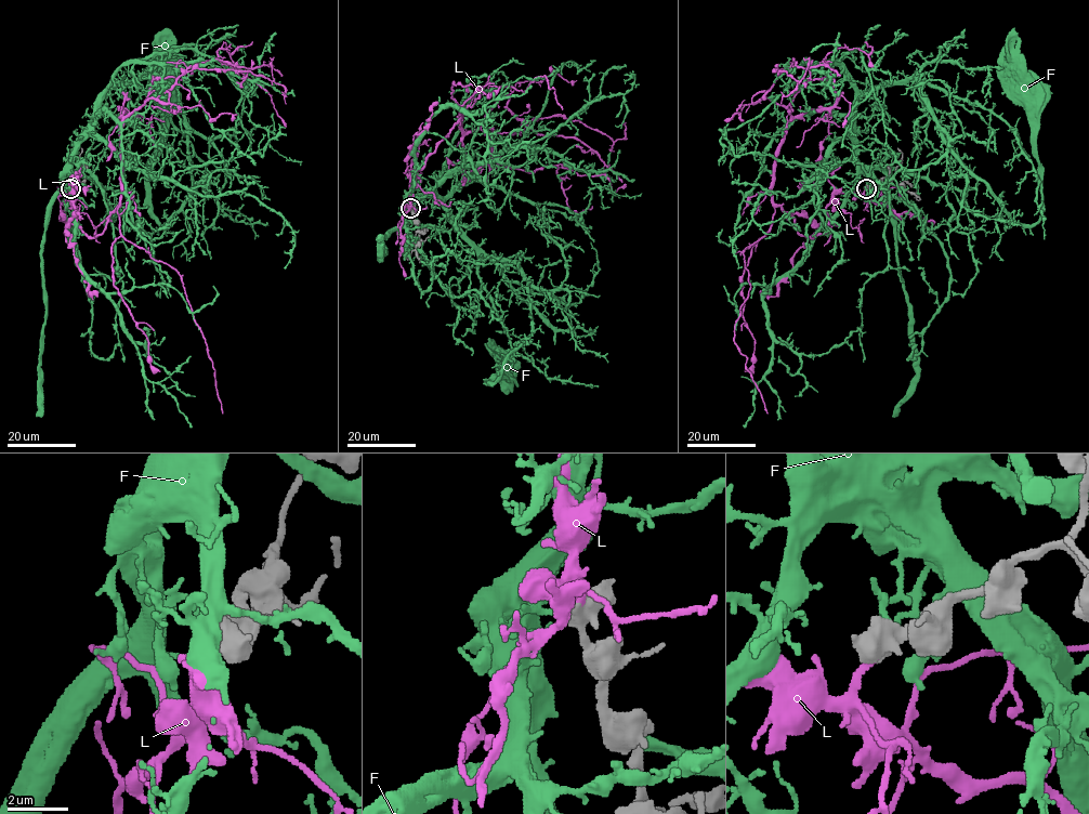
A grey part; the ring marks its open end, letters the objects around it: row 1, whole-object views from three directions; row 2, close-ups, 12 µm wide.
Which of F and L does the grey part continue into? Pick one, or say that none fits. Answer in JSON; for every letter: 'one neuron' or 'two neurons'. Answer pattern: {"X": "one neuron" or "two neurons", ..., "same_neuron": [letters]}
{"F": "two neurons", "L": "one neuron", "same_neuron": ["L"]}

